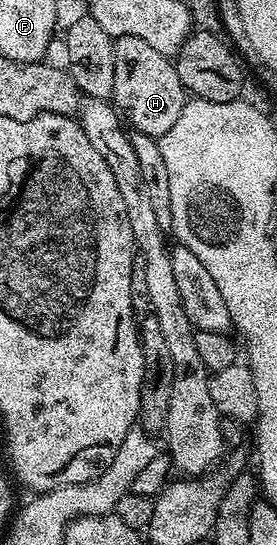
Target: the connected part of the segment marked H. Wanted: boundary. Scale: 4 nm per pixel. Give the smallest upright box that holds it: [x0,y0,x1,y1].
[111,36,187,139]

